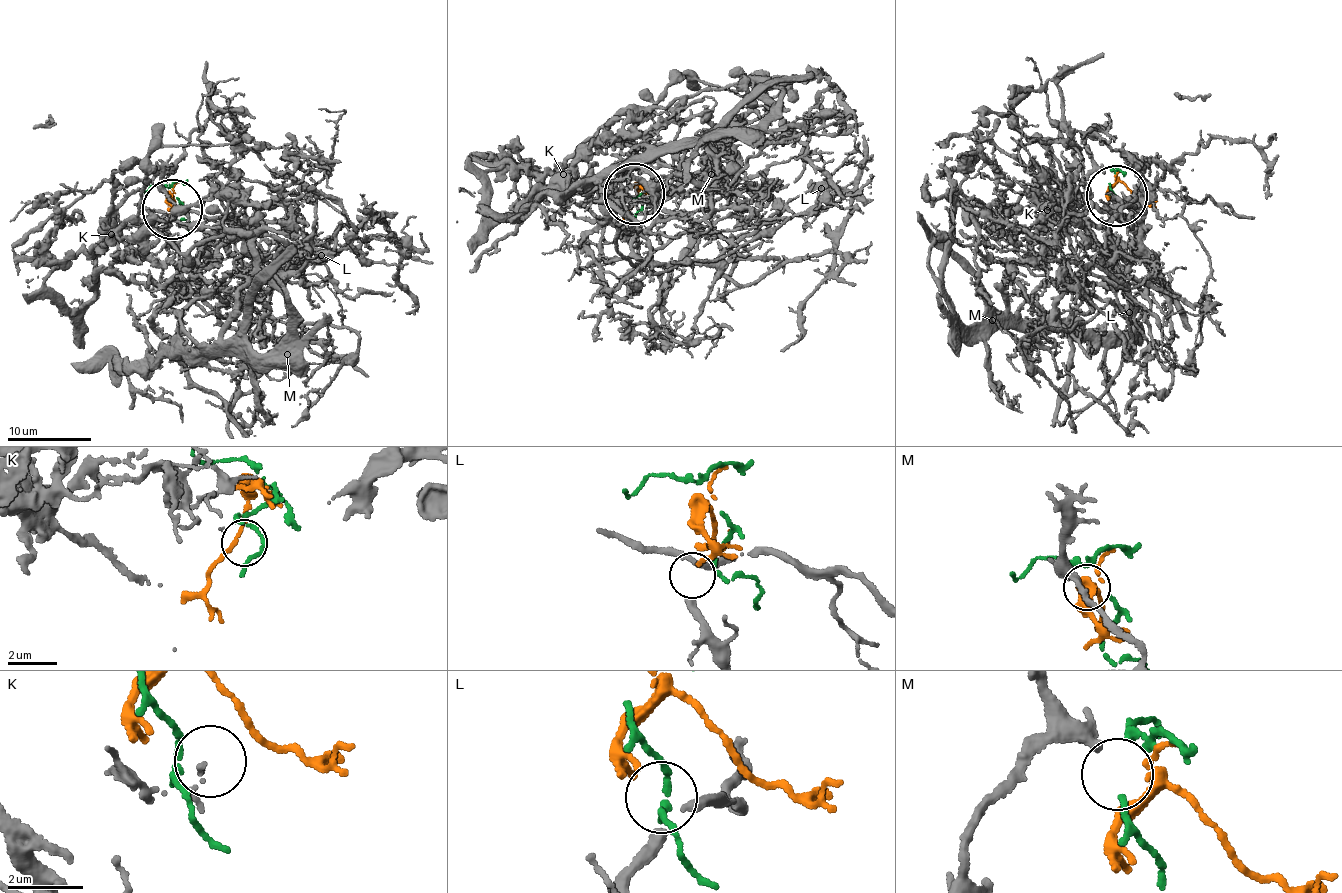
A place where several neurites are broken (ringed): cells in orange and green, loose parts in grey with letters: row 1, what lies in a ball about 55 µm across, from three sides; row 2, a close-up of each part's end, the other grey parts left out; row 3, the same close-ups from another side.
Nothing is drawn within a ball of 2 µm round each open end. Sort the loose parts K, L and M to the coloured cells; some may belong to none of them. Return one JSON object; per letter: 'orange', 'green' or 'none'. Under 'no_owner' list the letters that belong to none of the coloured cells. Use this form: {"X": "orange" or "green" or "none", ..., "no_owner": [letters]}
{"K": "none", "L": "orange", "M": "green", "no_owner": ["K"]}

